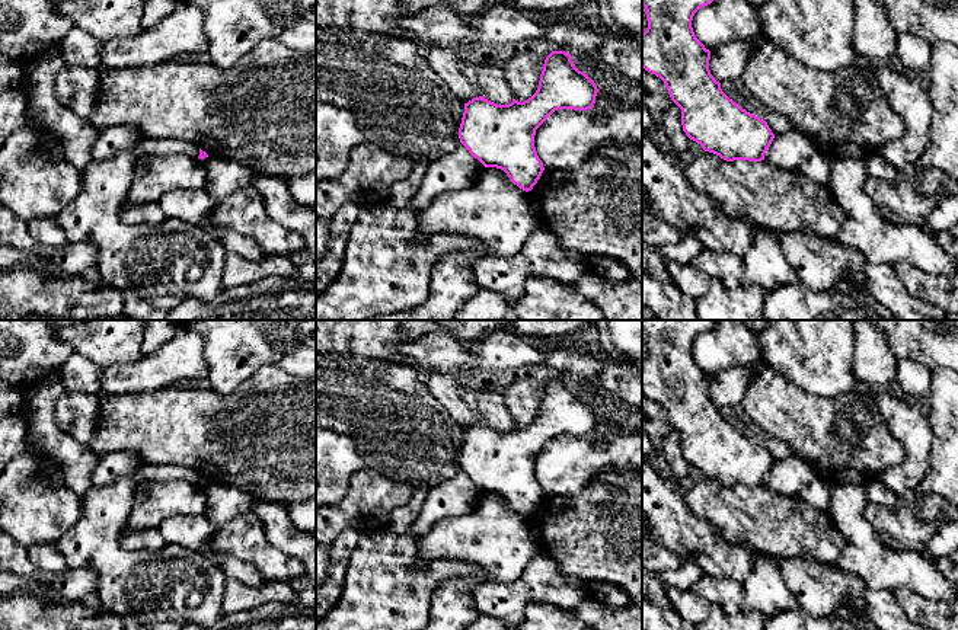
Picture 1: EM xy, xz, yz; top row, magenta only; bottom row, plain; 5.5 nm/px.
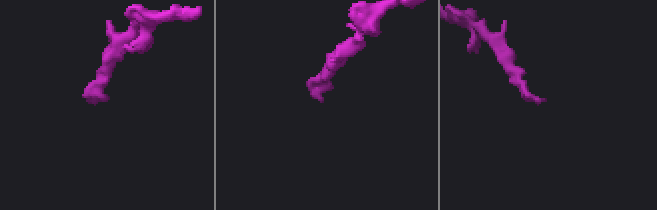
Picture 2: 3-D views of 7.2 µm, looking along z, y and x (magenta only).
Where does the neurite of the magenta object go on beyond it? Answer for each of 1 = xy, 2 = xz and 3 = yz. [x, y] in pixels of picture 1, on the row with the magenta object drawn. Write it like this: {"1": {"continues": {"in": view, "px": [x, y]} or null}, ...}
{"1": {"continues": null}, "2": {"continues": null}, "3": {"continues": null}}

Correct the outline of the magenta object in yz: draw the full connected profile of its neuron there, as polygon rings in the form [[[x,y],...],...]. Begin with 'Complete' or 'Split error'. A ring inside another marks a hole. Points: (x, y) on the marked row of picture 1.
Complete. [[[642,0],[648,28],[642,33],[642,67],[660,77],[681,109],[686,135],[727,162],[761,162],[775,134],[767,122],[747,112],[721,89],[709,70],[710,51],[696,38],[692,20],[694,13],[713,0]]]

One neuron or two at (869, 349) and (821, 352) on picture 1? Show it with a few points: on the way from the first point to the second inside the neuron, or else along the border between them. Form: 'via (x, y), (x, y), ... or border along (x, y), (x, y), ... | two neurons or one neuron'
border along (852, 335), (852, 373), (862, 383) | two neurons

